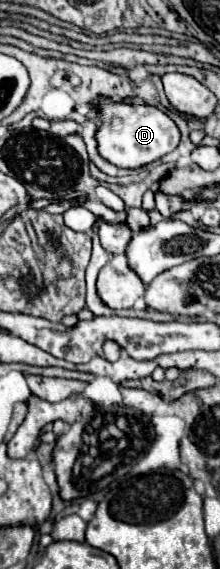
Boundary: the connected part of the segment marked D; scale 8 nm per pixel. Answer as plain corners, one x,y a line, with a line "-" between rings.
97,97
91,101
99,109
101,125
95,131
97,151
109,163
123,169
139,169
145,167
163,155
171,153
179,145
179,129
175,121
157,107
151,105
131,105
123,101
115,101
111,97

